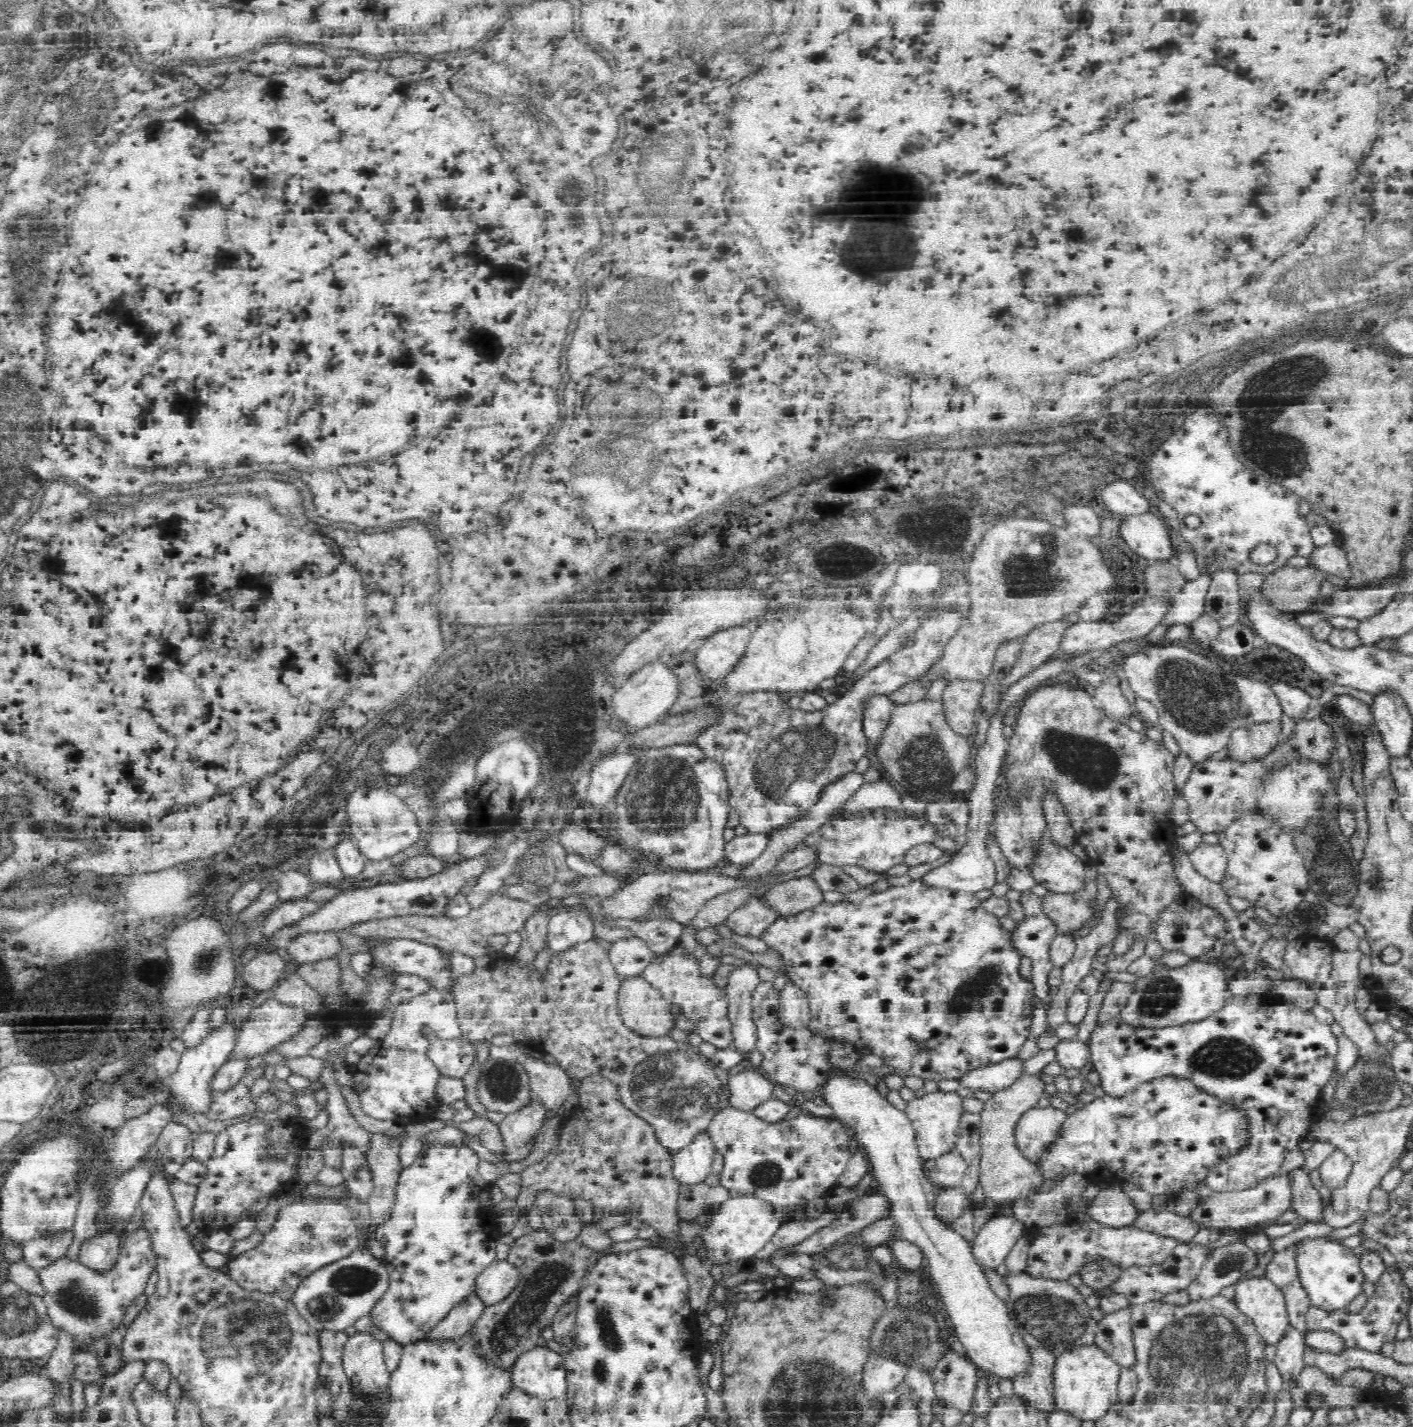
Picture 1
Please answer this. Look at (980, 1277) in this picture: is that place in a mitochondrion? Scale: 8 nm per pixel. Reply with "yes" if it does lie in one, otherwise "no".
no

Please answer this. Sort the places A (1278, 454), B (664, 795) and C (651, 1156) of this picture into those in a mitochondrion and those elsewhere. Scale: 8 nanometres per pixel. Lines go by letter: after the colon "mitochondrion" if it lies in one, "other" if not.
A: mitochondrion
B: mitochondrion
C: other

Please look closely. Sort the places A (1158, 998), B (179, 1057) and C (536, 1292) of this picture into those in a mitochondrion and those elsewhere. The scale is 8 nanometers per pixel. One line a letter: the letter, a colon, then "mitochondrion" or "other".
A: mitochondrion
B: other
C: mitochondrion

